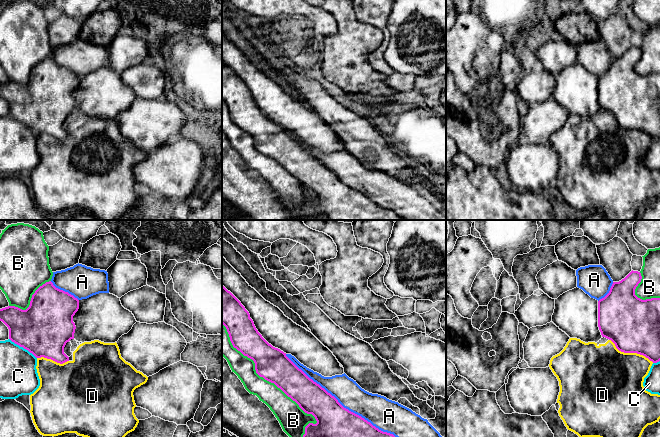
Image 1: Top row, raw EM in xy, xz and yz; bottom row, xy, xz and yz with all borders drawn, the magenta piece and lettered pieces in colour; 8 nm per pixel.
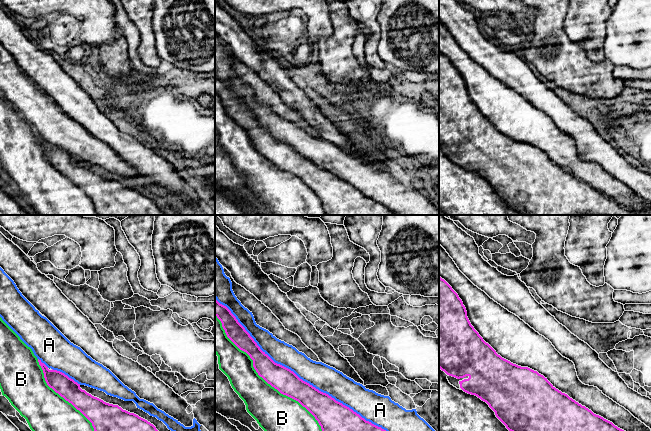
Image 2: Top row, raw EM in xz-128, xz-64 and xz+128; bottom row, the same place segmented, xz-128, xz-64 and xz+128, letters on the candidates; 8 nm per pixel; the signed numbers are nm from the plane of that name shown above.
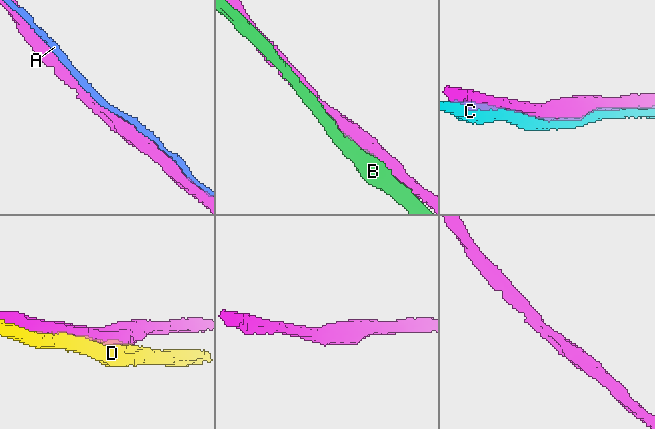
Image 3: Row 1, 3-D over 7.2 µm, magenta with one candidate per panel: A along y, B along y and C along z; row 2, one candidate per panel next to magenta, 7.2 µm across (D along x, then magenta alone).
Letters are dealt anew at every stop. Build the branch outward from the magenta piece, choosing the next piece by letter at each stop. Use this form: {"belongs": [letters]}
{"belongs": []}

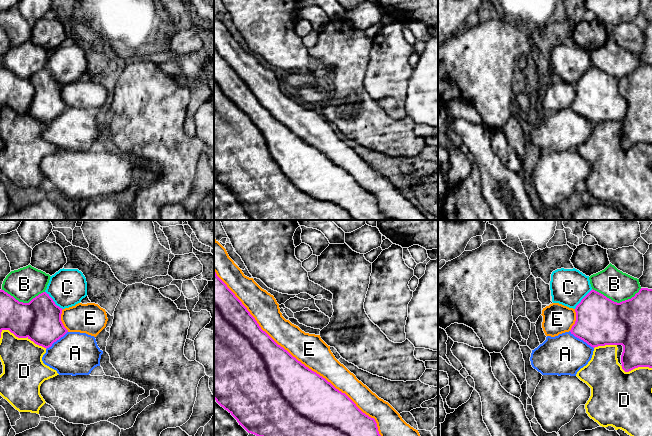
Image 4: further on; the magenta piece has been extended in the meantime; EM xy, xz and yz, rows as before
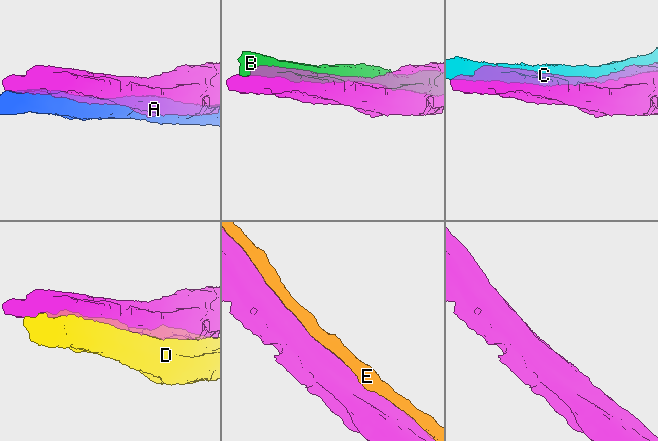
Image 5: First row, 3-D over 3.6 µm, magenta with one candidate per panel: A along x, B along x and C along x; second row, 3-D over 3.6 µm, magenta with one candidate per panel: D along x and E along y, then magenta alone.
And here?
{"belongs": []}

